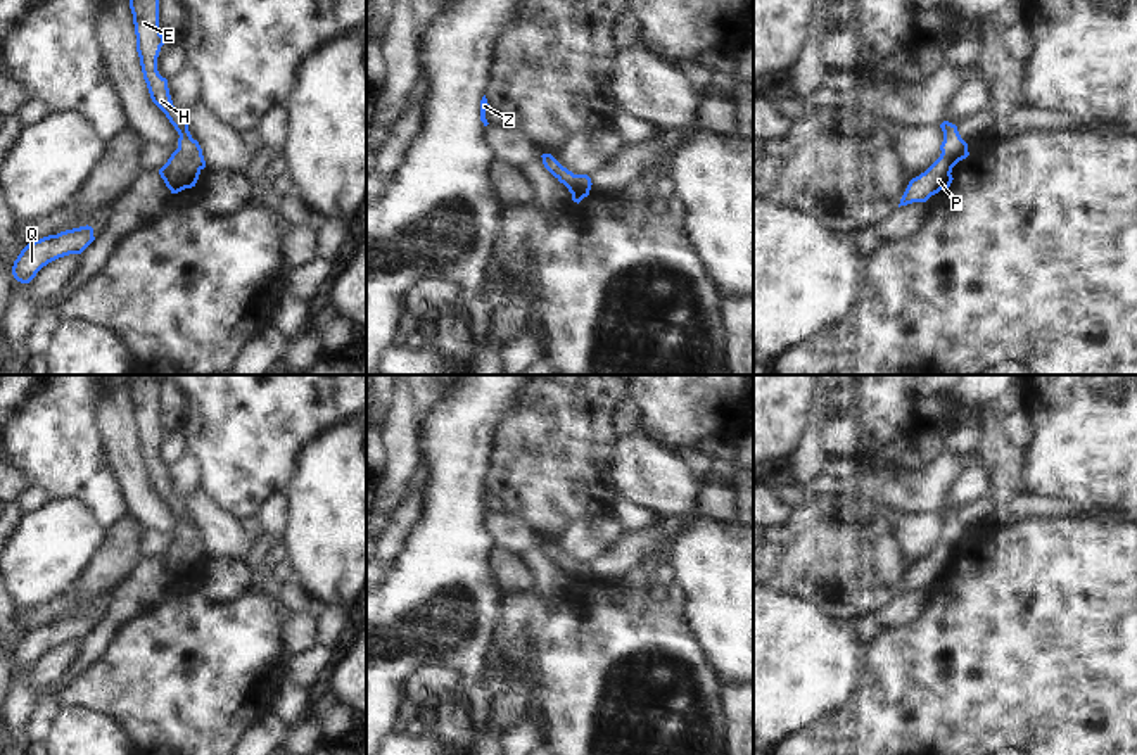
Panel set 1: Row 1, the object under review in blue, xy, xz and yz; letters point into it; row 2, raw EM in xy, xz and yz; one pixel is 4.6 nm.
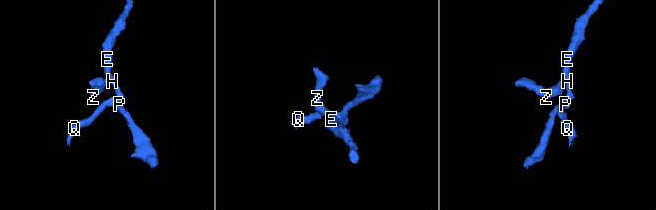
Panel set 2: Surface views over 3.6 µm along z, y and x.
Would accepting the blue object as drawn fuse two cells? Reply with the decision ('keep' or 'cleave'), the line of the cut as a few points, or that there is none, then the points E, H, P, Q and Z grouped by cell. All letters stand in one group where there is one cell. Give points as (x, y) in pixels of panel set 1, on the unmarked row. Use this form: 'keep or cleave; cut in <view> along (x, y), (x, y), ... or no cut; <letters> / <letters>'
keep; no cut; E H P Q Z

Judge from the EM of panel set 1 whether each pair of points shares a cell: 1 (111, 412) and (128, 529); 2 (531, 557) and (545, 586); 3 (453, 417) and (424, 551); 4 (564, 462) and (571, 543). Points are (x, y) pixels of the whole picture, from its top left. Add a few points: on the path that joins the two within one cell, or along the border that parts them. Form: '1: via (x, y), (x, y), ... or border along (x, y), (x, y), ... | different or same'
1: border along (128, 512), (144, 529) | different
2: via (538, 564), (545, 572), (545, 579) | same
3: via (453, 450), (451, 519) | same
4: border along (607, 510), (572, 520), (552, 541) | different

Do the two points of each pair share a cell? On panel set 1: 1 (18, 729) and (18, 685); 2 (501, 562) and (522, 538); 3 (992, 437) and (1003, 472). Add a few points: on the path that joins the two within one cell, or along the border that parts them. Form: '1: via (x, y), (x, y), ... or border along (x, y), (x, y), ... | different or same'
1: via (18, 719), (18, 695) | same
2: border along (496, 545), (519, 555) | different
3: via (994, 446), (1003, 463) | same

